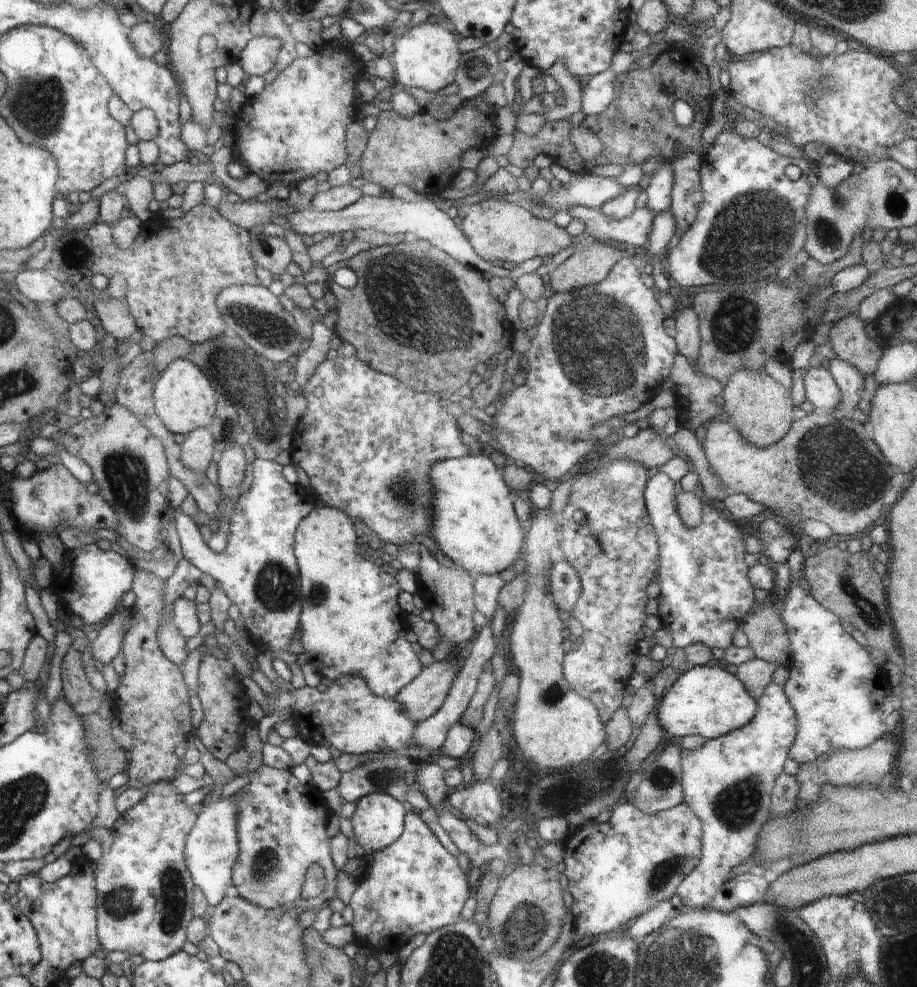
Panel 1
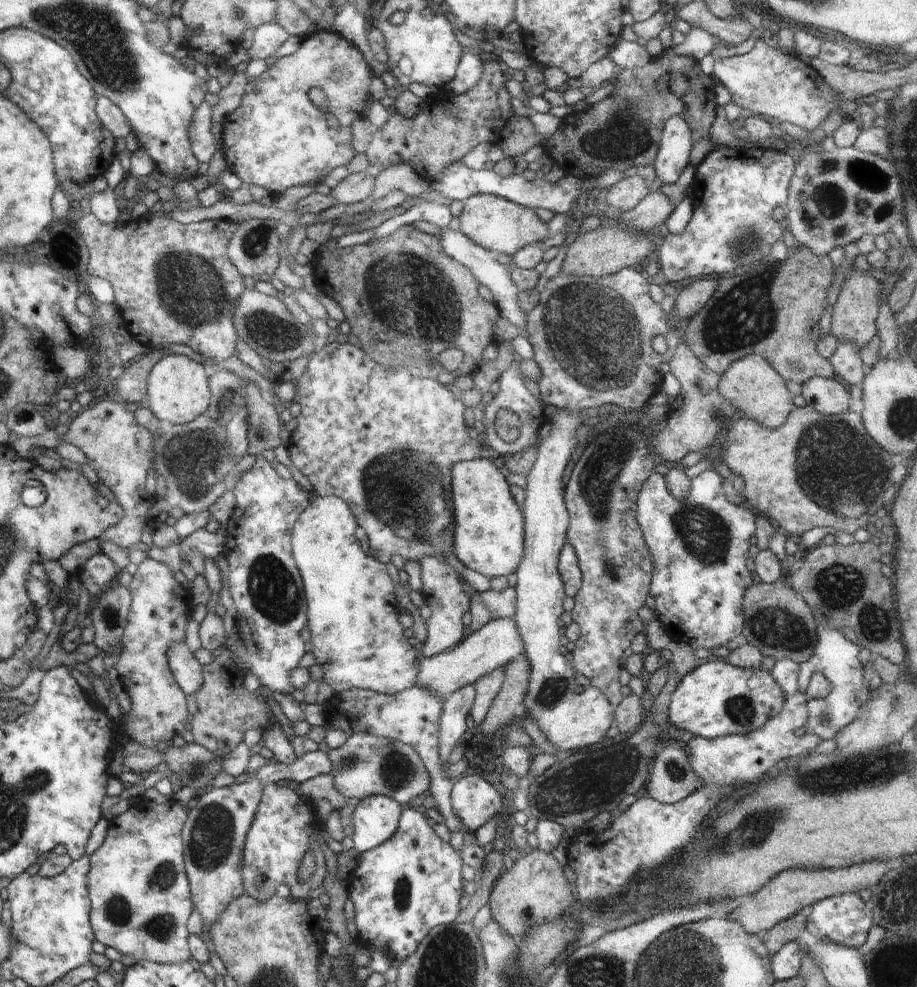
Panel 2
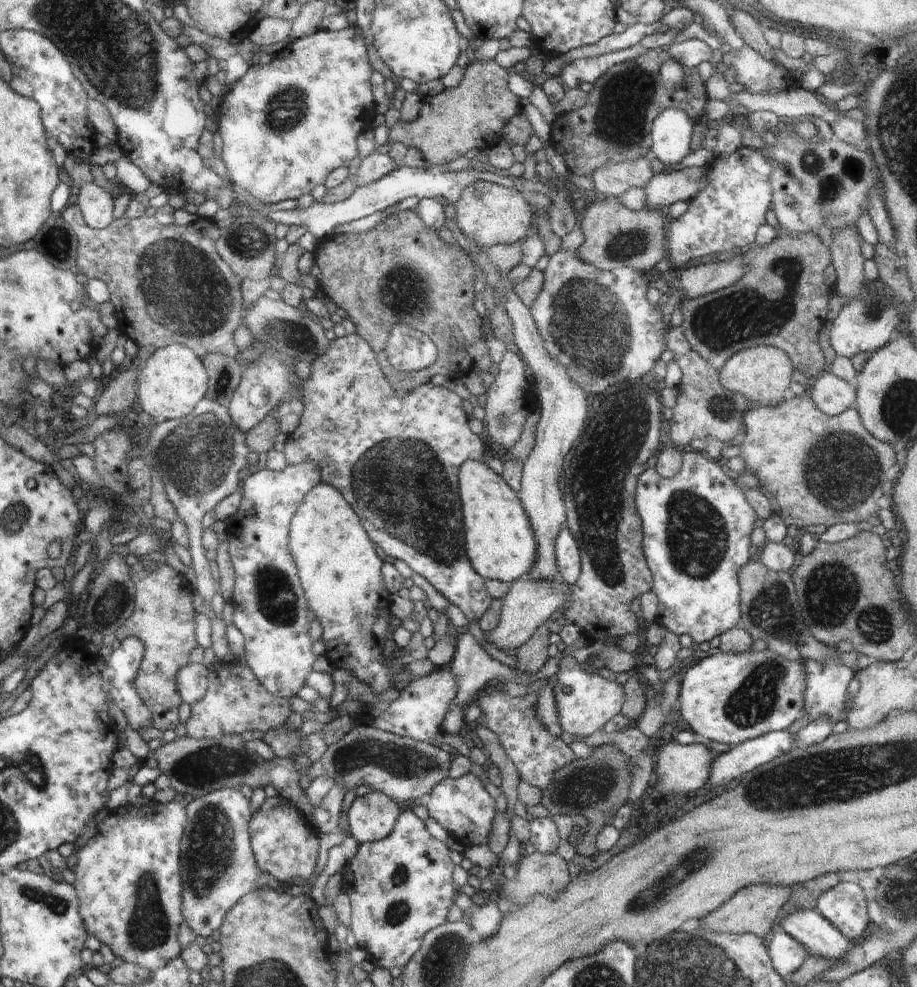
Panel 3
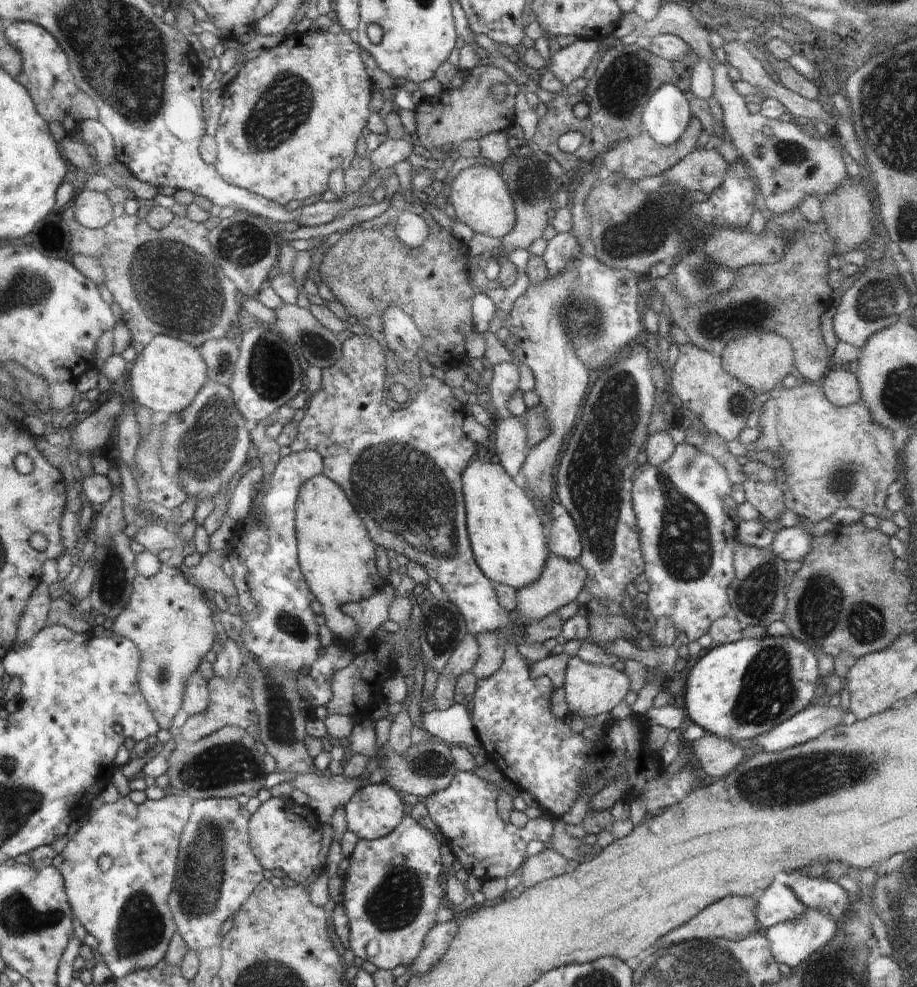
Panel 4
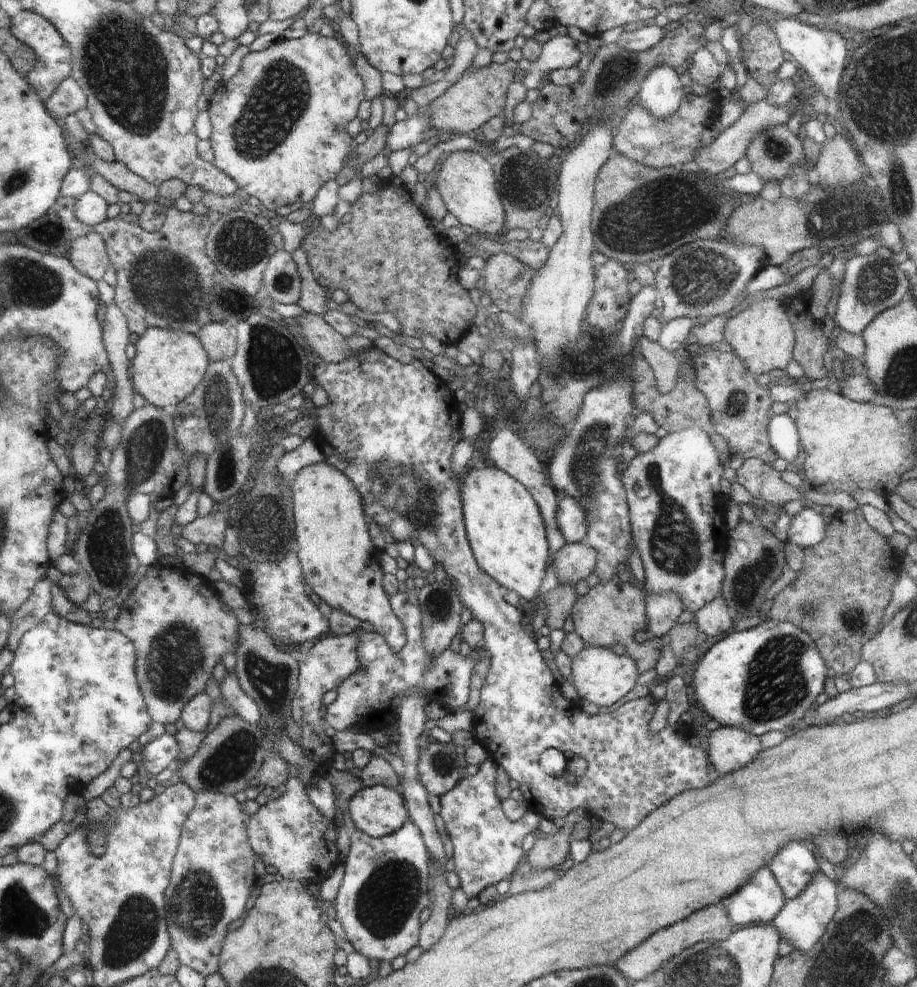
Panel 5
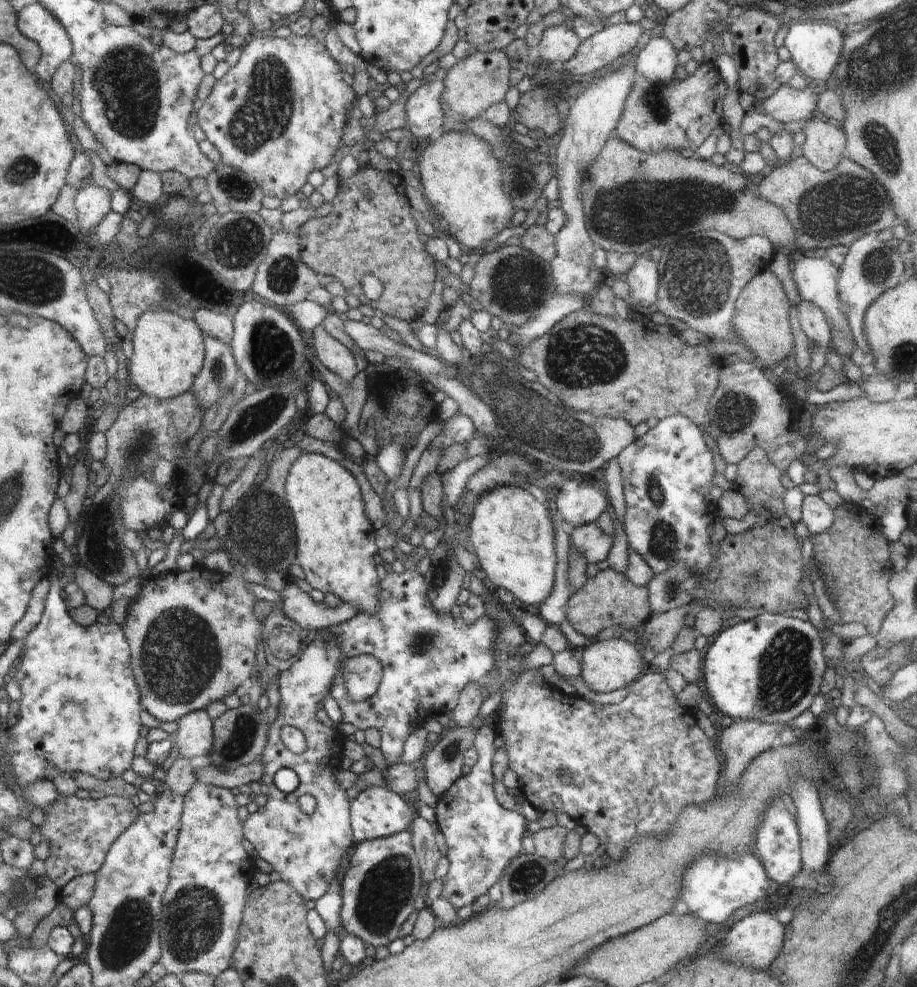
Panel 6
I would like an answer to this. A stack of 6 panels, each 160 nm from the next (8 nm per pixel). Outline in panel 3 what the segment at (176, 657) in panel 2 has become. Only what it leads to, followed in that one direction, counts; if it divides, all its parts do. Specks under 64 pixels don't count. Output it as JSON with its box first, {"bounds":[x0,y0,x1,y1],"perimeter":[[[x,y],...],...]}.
{"bounds":[177,662,208,706],"perimeter":[[[192,662],[181,668],[177,676],[177,689],[182,695],[182,700],[192,706],[205,697],[208,671],[203,664]]]}

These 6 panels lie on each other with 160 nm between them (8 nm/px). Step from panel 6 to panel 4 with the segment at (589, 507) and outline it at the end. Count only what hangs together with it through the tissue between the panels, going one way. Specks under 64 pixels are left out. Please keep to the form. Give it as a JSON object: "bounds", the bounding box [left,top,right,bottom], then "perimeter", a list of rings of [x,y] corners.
{"bounds":[547,510,583,562],"perimeter":[[[561,510],[547,526],[548,552],[552,556],[564,557],[567,561],[577,562],[581,558],[583,544],[581,535],[573,518]]]}

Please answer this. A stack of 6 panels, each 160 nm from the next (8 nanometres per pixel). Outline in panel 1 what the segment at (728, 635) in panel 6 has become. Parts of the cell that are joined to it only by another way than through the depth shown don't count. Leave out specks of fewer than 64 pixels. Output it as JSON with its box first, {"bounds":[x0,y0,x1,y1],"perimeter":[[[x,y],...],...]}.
{"bounds":[655,665,758,740],"perimeter":[[[696,665],[669,685],[655,709],[656,718],[668,736],[681,740],[691,734],[715,739],[736,731],[752,722],[758,708],[758,700],[736,675],[718,666]]]}

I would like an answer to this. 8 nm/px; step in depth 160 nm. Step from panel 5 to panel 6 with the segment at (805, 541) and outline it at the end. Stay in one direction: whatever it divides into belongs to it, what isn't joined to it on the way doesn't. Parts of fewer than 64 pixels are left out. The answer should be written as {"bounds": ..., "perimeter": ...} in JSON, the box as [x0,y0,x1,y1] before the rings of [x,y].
{"bounds":[801,494,835,535],"perimeter":[[[820,494],[804,498],[801,521],[810,531],[810,535],[826,532],[828,528],[833,527],[835,516],[832,508],[821,498]]]}

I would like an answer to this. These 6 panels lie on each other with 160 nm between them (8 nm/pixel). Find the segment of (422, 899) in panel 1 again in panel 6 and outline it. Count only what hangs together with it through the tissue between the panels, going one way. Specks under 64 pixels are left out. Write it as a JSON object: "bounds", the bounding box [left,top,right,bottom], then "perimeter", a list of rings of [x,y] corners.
{"bounds":[341,830,425,949],"perimeter":[[[408,830],[395,836],[362,840],[362,842],[355,844],[341,881],[343,899],[341,924],[345,933],[358,936],[364,945],[370,944],[376,949],[378,946],[389,945],[398,939],[398,932],[400,932],[404,921],[422,905],[425,881],[413,848],[412,837],[411,830]]]}

